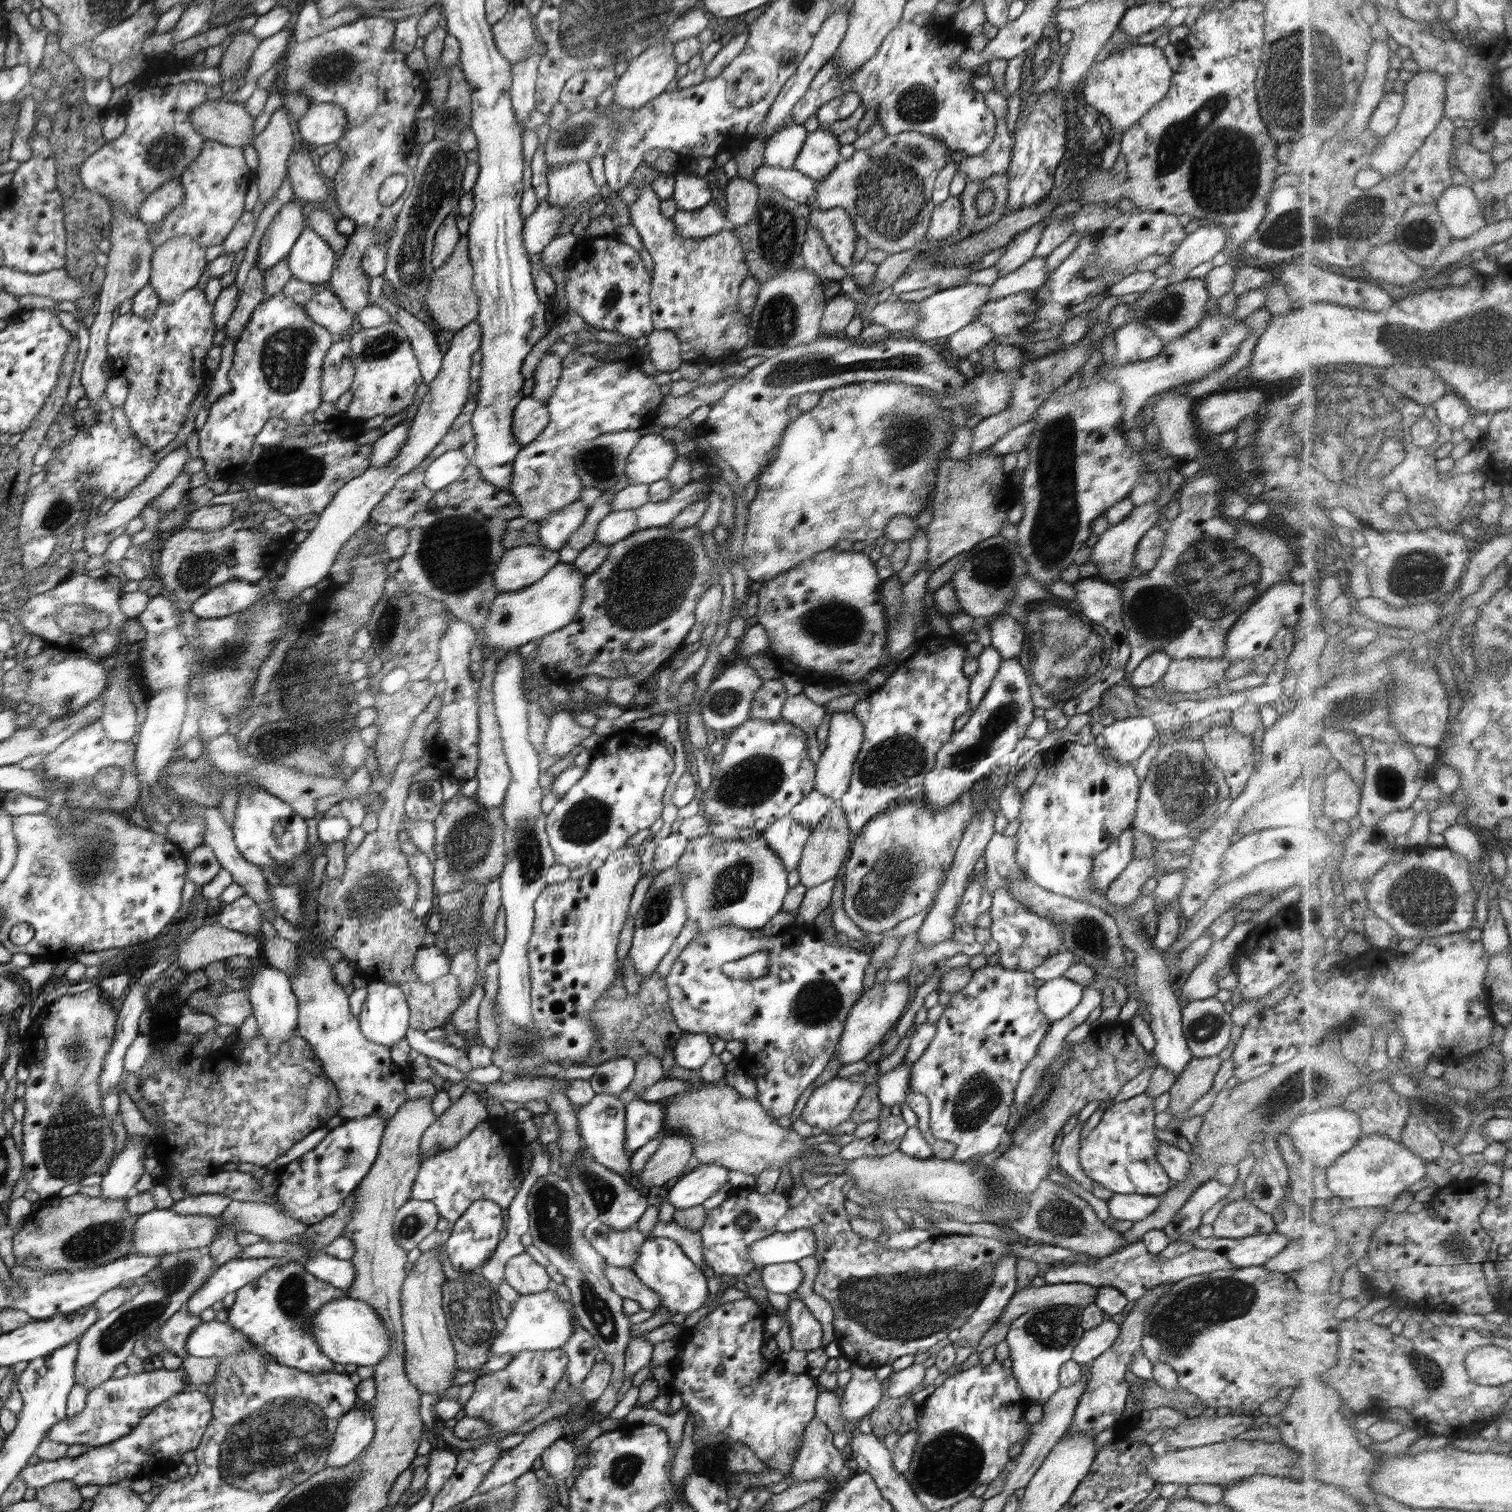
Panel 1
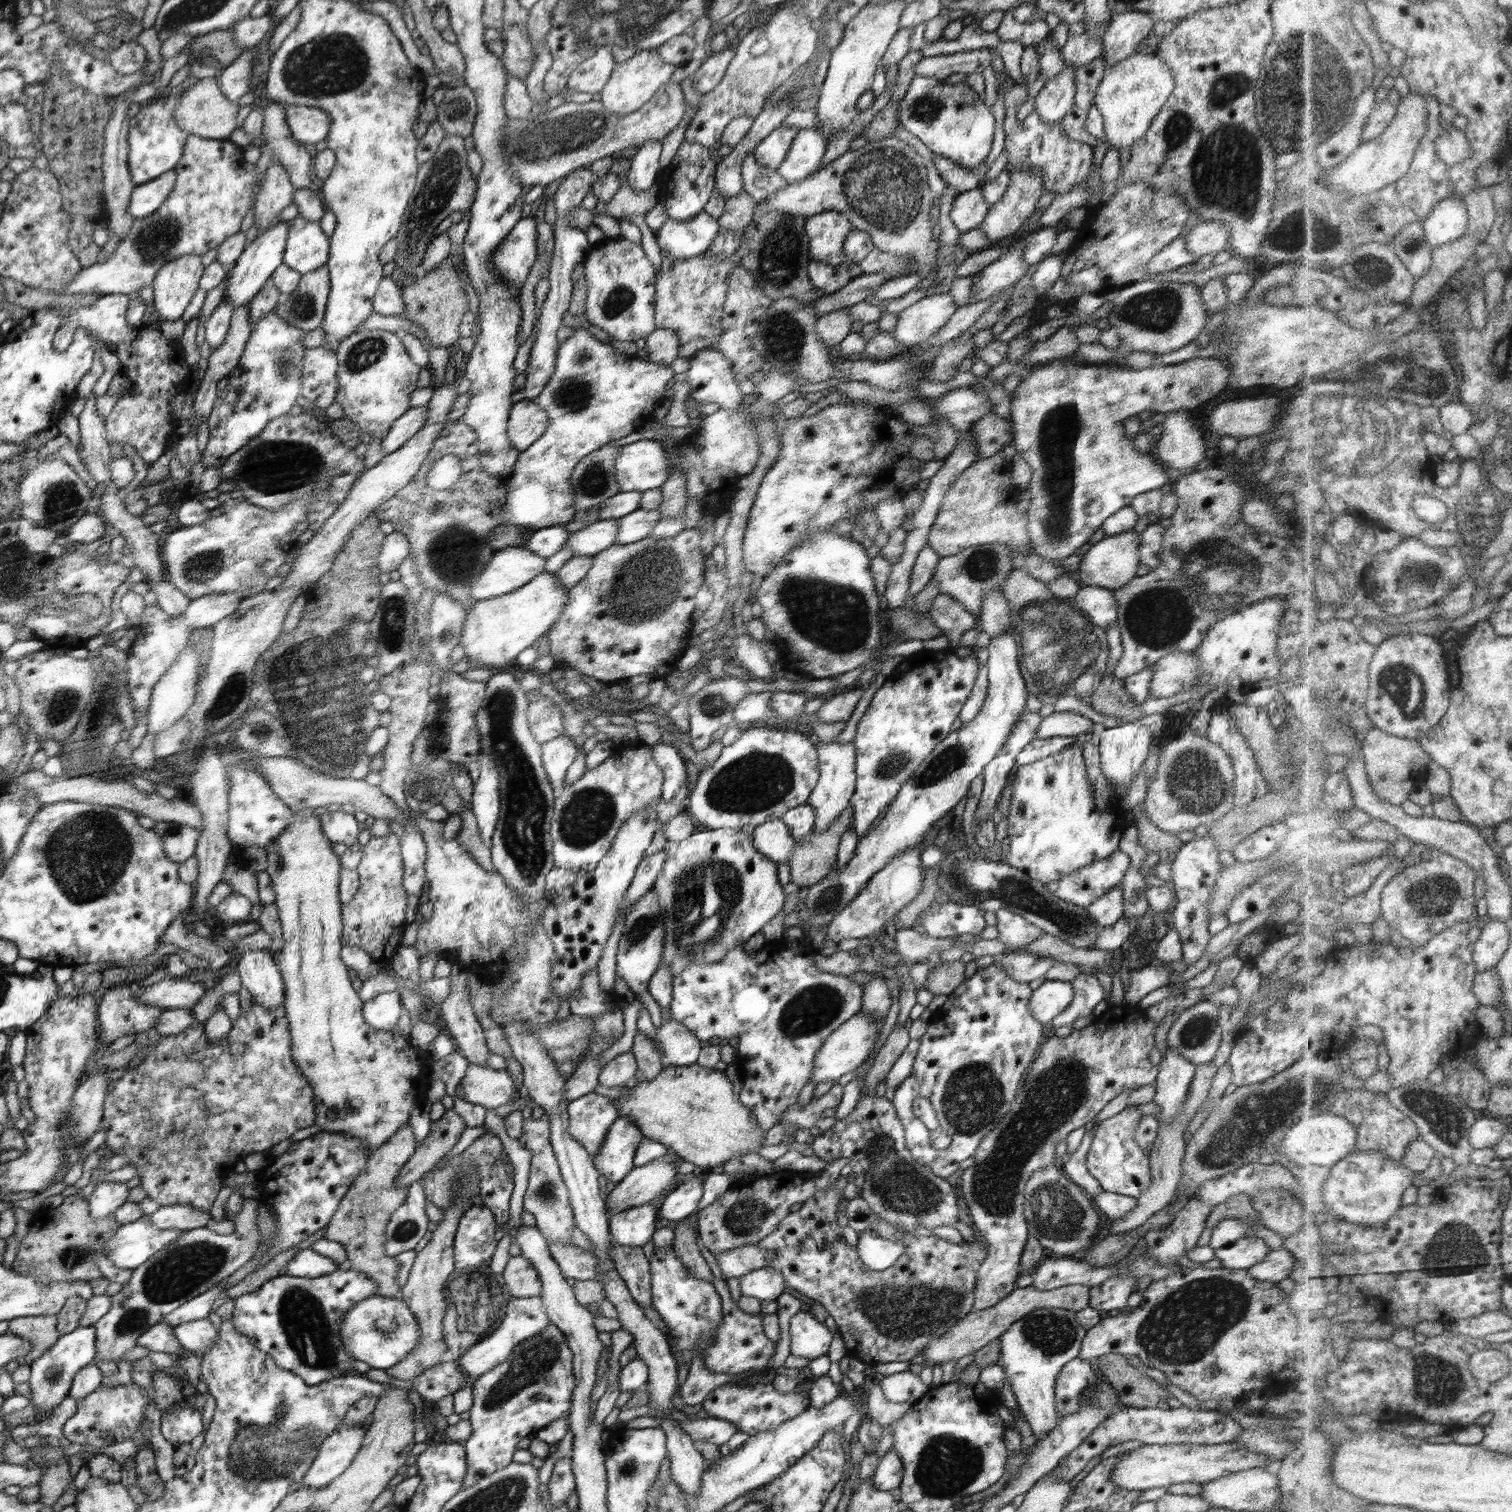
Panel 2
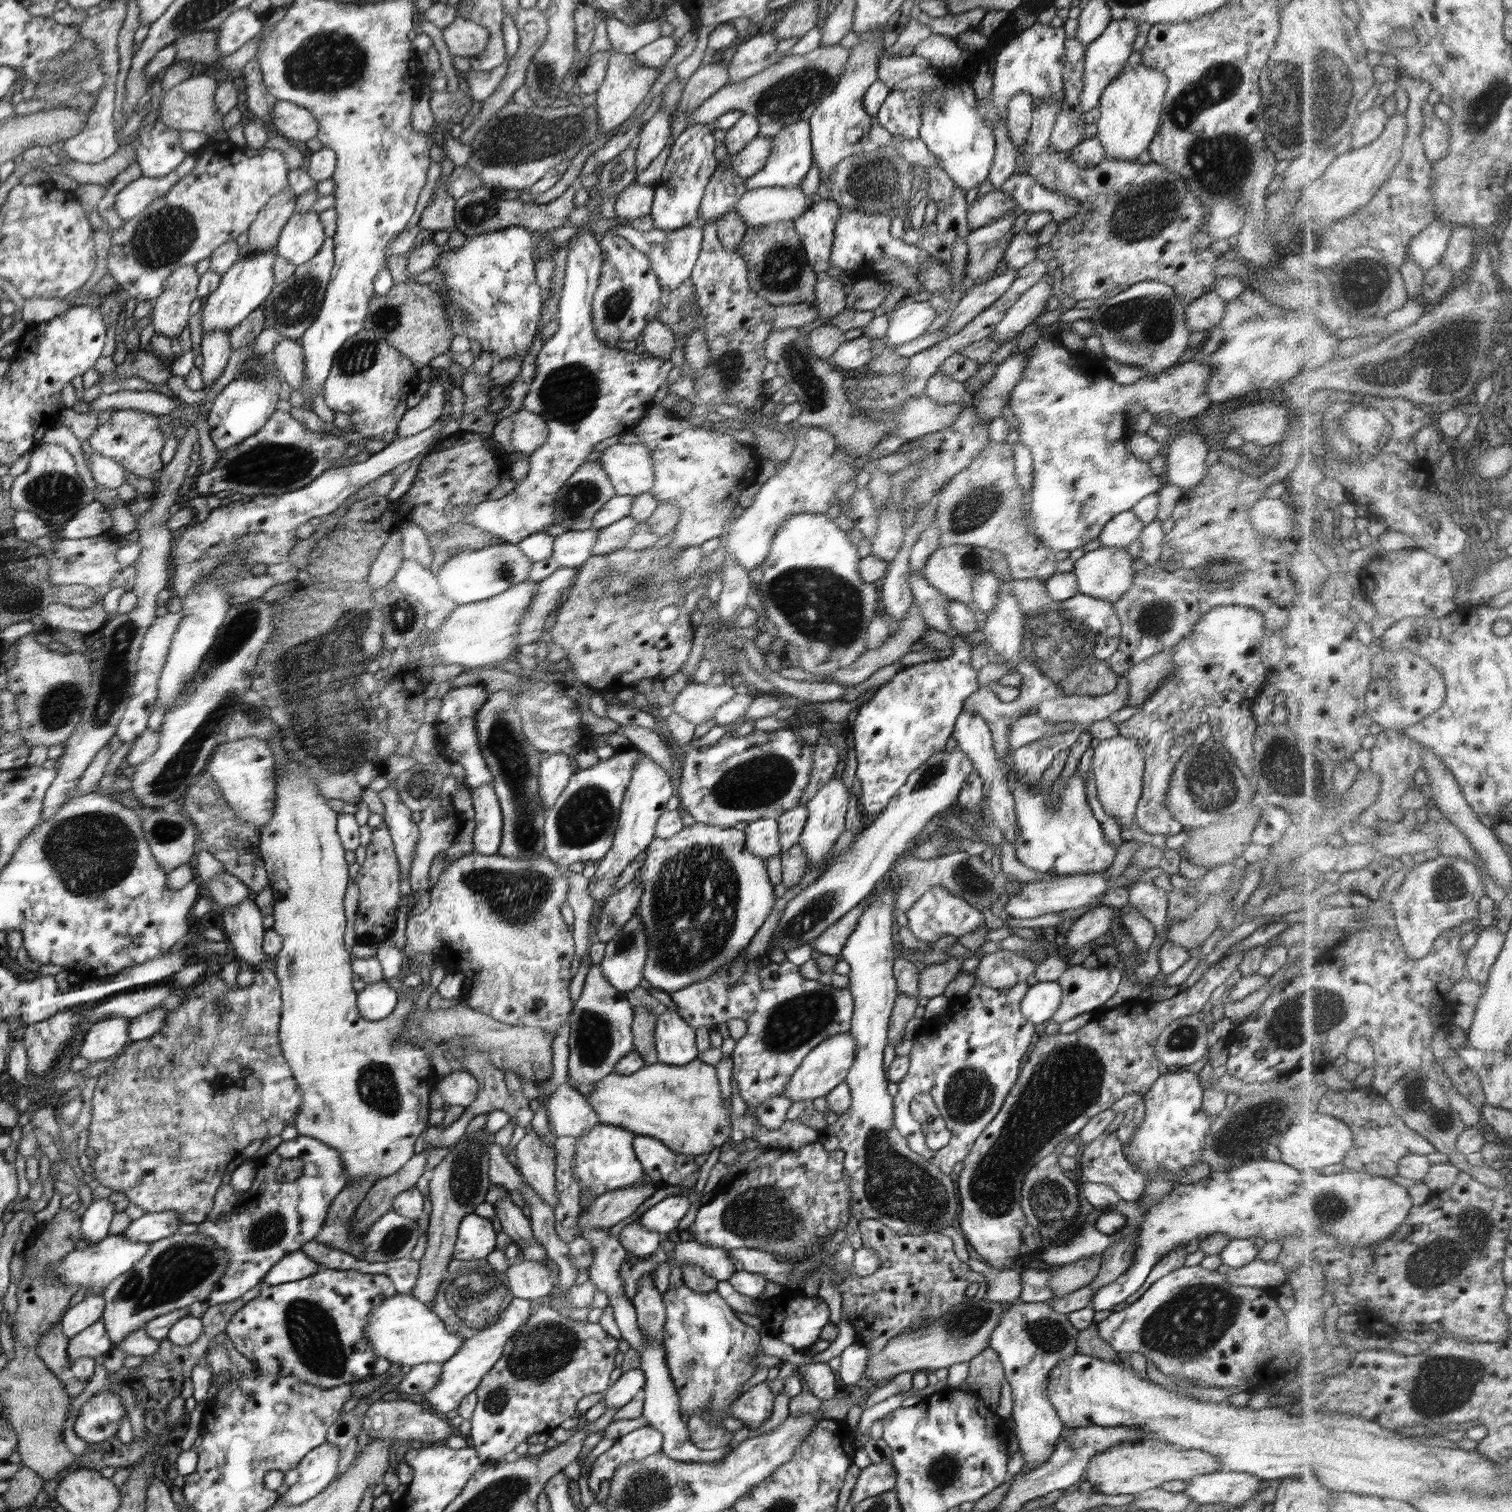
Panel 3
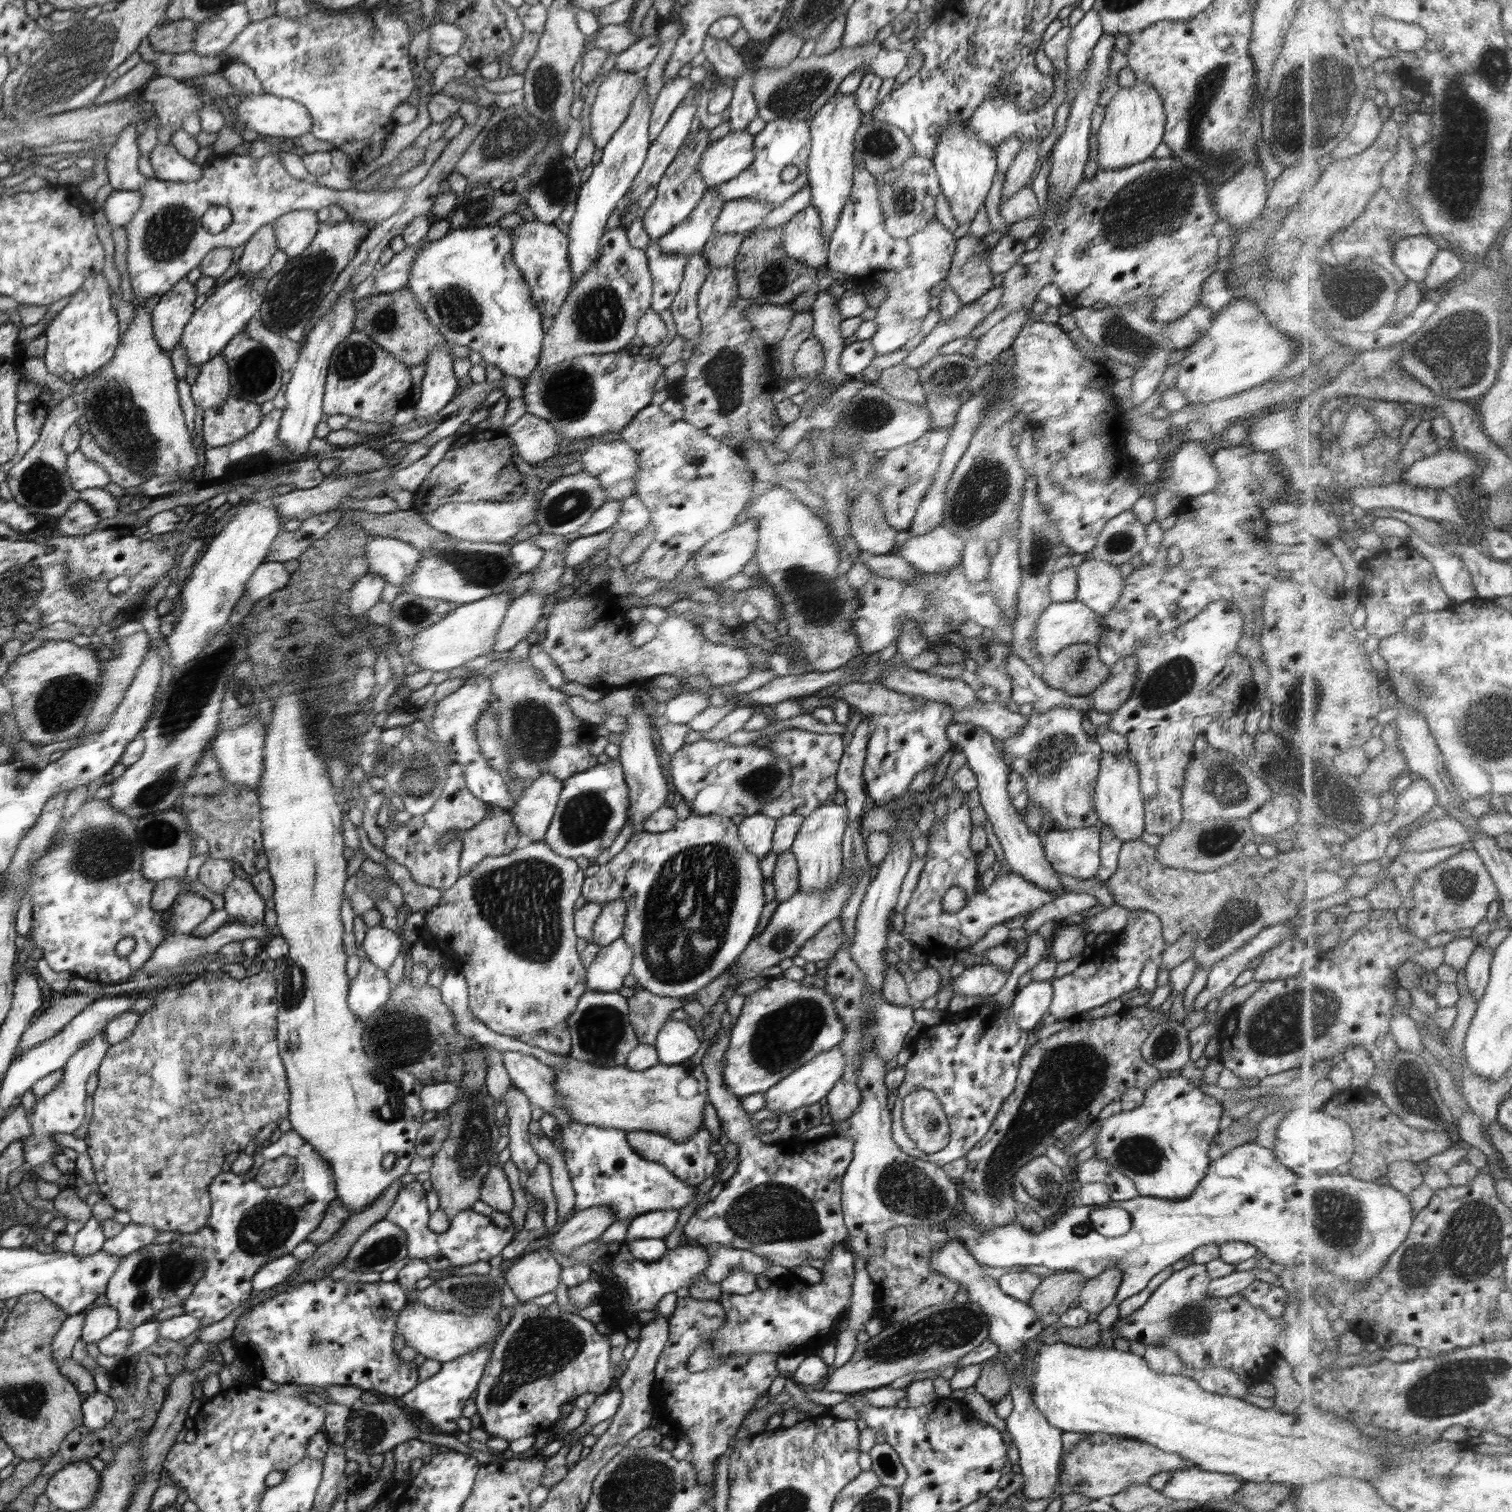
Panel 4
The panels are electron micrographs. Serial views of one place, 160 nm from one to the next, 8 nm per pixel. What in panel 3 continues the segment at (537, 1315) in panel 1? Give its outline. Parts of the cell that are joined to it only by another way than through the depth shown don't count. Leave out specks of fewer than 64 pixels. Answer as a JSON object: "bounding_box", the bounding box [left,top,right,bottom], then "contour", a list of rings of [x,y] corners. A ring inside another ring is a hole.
{"bounding_box":[422,1297,532,1414],"contour":[[[513,1297],[509,1305],[499,1315],[500,1320],[496,1324],[467,1338],[464,1341],[464,1346],[460,1346],[460,1350],[456,1352],[455,1357],[443,1364],[440,1381],[436,1384],[436,1387],[422,1395],[424,1400],[428,1402],[428,1406],[432,1406],[432,1410],[436,1410],[438,1414],[456,1411],[462,1402],[462,1398],[479,1388],[480,1382],[492,1371],[492,1368],[502,1357],[504,1346],[508,1343],[508,1340],[523,1324],[526,1324],[531,1314],[532,1304],[530,1301]]]}

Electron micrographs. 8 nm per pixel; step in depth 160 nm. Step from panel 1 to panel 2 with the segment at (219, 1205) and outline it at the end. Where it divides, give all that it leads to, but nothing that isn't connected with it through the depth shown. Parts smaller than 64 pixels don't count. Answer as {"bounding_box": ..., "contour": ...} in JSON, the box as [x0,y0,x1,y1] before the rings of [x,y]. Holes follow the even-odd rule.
{"bounding_box":[144,1205,215,1231],"contour":[[[168,1205],[161,1206],[151,1215],[144,1215],[144,1217],[148,1217],[151,1223],[159,1229],[184,1229],[188,1231],[206,1227],[206,1224],[215,1215],[190,1205]]]}

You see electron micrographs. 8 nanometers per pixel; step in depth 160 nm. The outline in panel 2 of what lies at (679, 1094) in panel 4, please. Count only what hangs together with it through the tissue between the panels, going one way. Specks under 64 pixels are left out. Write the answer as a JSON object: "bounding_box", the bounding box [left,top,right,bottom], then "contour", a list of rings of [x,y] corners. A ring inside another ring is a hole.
{"bounding_box":[614,1063,766,1169],"contour":[[[698,1063],[690,1066],[672,1066],[663,1068],[652,1080],[629,1081],[623,1087],[630,1088],[630,1095],[614,1100],[619,1108],[619,1116],[630,1117],[646,1138],[670,1148],[681,1160],[692,1162],[697,1169],[714,1168],[726,1164],[729,1160],[756,1153],[763,1146],[766,1134],[757,1129],[755,1114],[732,1089],[732,1082],[723,1071],[704,1068]]]}

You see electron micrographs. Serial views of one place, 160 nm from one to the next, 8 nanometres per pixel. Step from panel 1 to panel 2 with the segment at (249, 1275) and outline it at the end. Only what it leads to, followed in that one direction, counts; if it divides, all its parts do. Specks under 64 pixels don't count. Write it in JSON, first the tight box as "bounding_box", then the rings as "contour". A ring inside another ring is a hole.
{"bounding_box":[160,1282,225,1327],"contour":[[[223,1282],[215,1284],[215,1287],[208,1289],[205,1293],[199,1294],[198,1297],[179,1306],[168,1317],[164,1317],[160,1322],[171,1324],[173,1327],[192,1320],[206,1318],[212,1310],[212,1304],[220,1297],[225,1296]]]}

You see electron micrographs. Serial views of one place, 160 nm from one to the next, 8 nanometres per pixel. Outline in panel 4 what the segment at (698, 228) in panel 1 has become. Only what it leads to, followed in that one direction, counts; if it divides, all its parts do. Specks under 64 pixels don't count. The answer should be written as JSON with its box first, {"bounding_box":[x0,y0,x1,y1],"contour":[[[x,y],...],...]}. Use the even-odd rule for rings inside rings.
{"bounding_box":[645,241,691,313],"contour":[[[657,241],[645,250],[649,271],[653,278],[652,310],[660,313],[672,304],[679,291],[686,263],[691,255],[665,253]]]}

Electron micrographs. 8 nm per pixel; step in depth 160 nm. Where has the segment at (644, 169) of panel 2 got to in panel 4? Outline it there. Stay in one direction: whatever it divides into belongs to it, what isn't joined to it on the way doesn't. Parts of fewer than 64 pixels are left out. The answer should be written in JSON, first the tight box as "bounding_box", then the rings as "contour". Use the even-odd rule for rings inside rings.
{"bounding_box":[648,77,693,143],"contour":[[[675,77],[670,83],[665,83],[663,89],[656,95],[651,106],[652,112],[648,127],[651,143],[662,132],[676,107],[684,100],[684,97],[693,86],[693,82],[688,77]]]}

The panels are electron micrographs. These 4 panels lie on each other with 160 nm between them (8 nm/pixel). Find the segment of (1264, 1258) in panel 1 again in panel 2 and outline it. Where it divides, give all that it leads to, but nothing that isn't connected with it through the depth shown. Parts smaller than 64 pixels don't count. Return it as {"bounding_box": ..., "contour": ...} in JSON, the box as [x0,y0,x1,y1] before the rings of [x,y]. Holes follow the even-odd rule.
{"bounding_box":[1215,1235,1271,1270],"contour":[[[1249,1235],[1232,1244],[1217,1248],[1215,1258],[1220,1260],[1224,1268],[1246,1270],[1257,1262],[1262,1262],[1270,1251],[1271,1248],[1263,1238]]]}

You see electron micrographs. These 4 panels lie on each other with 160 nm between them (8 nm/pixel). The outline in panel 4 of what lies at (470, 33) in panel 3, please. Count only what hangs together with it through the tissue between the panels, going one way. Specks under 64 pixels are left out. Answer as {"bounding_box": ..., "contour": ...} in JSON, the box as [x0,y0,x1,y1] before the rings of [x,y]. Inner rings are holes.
{"bounding_box":[430,21,467,57],"contour":[[[437,21],[430,27],[430,48],[434,55],[450,57],[459,55],[467,34],[455,24]]]}

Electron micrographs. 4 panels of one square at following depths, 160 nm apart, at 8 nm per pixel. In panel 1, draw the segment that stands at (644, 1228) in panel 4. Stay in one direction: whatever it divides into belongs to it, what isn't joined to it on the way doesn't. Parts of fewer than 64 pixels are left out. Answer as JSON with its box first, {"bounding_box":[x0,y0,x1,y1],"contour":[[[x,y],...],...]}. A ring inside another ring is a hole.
{"bounding_box":[667,1163,729,1209],"contour":[[[699,1163],[679,1178],[667,1198],[676,1209],[701,1205],[729,1183],[728,1171],[716,1163]]]}

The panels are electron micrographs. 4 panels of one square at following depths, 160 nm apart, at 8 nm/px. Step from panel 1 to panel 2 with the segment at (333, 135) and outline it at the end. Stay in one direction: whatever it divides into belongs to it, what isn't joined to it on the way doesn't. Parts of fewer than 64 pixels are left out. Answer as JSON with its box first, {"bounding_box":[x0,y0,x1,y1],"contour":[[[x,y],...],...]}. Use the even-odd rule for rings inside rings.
{"bounding_box":[285,105,333,145],"contour":[[[288,105],[285,109],[292,136],[303,145],[322,142],[329,136],[333,118],[320,107]]]}

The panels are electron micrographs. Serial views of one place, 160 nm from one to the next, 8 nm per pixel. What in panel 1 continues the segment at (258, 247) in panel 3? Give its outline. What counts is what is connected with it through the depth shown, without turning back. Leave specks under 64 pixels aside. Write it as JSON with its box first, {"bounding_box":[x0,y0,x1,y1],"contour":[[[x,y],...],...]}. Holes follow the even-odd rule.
{"bounding_box":[251,105,294,205],"contour":[[[284,105],[274,111],[266,128],[251,144],[259,158],[254,181],[258,184],[259,200],[265,205],[283,185],[294,151],[294,132]]]}

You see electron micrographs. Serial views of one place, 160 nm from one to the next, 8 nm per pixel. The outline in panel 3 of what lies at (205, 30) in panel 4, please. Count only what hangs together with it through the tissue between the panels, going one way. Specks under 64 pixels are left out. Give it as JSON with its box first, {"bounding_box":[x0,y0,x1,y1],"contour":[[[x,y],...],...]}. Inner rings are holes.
{"bounding_box":[216,7,264,56],"contour":[[[249,7],[235,10],[216,29],[219,34],[216,39],[216,48],[220,50],[221,56],[228,56],[240,49],[244,44],[258,37],[263,30],[264,17],[257,15]]]}

